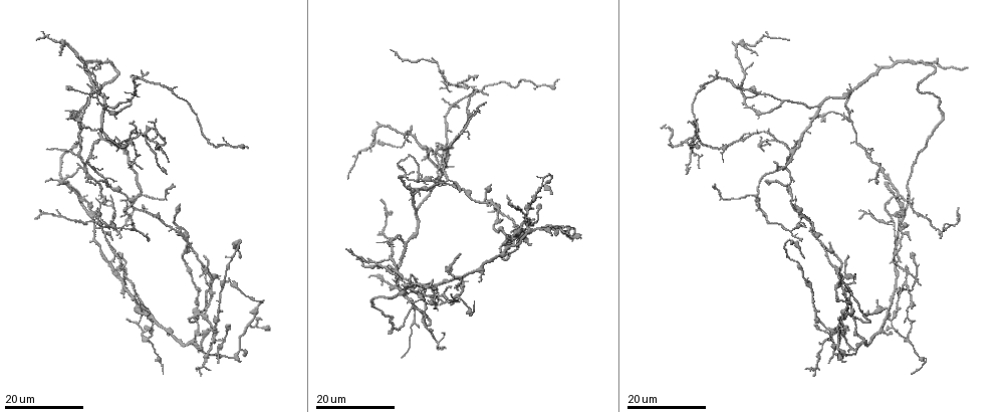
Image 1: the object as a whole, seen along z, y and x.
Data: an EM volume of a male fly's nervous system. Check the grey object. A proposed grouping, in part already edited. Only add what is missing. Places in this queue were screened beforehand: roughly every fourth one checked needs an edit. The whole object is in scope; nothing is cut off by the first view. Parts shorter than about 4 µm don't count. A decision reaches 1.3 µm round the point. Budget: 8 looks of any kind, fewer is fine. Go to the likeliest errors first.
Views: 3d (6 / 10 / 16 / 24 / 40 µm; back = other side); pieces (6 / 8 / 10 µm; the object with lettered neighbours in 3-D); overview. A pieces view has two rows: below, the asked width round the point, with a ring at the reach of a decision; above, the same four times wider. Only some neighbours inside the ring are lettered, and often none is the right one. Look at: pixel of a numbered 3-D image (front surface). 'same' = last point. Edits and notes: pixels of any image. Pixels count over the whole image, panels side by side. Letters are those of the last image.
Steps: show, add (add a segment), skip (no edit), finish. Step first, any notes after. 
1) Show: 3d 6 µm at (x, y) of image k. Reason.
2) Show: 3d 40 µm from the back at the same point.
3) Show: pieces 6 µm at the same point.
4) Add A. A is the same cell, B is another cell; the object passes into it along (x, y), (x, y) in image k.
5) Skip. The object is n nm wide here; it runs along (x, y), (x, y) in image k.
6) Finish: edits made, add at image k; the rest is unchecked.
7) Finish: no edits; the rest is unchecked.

Show: 3d 16 µm at (401, 355) of image 1. End of a long branch.

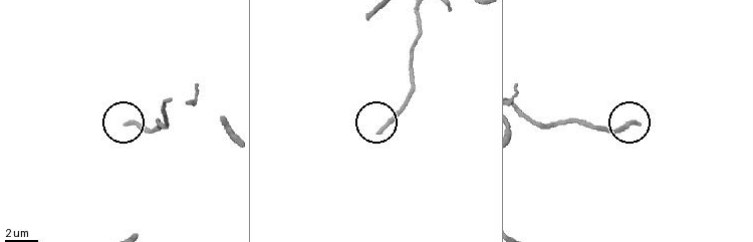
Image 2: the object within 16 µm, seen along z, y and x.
Show: pieces 8 µm at (379, 129) of image 2. See the neighbours.

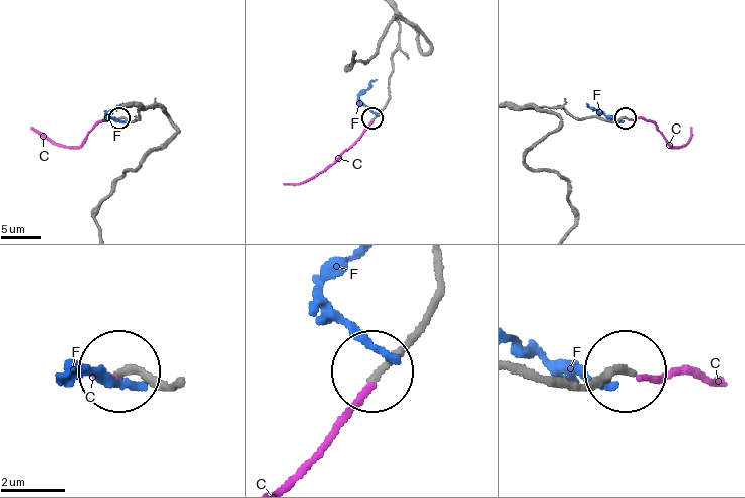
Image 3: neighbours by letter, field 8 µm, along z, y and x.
Skip. The object is 210 nm wide here; C and F are other cells; it runs along (551, 376), (591, 384), (621, 376) in image 3; none of them fits.

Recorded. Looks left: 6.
Show: 3d 16 µm at (505, 195) of image 1.

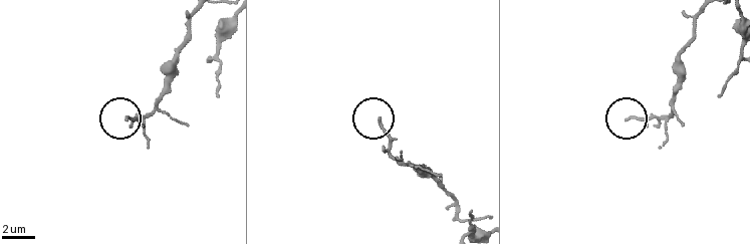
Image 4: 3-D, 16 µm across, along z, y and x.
Show: pieces 10 µm at (379, 119) of image 4.

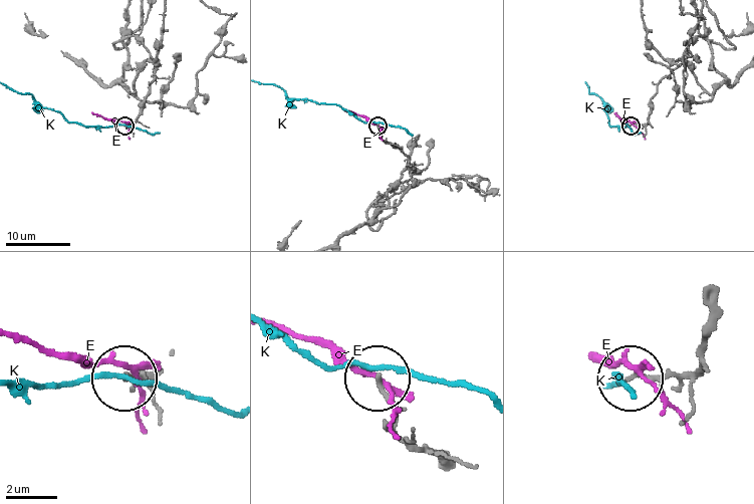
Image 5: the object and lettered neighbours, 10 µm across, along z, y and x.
Skip. E and K are other cells; no lettered segment goes on from it.

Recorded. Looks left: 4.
Show: 3d 16 µm at (458, 254) of image 1. An open end.

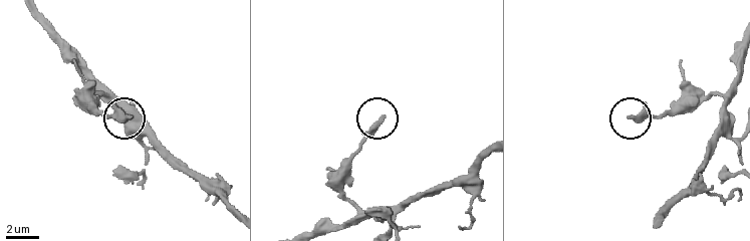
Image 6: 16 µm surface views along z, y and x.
Show: pieces 10 µm at (629, 115) of image 6.

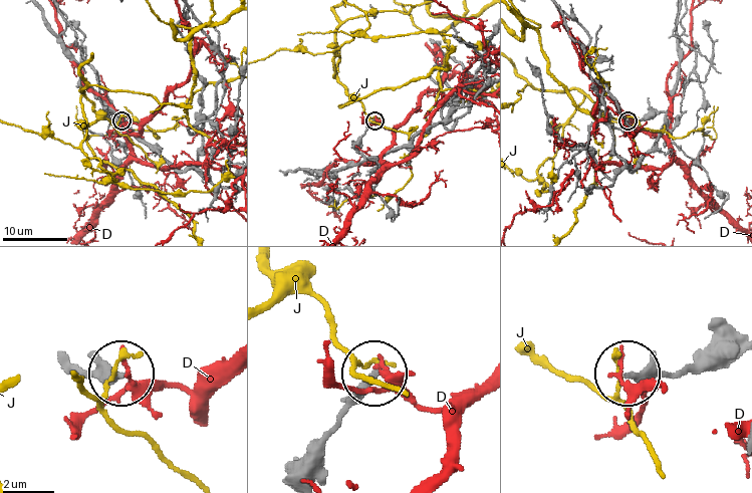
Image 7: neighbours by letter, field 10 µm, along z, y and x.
Skip. D and J are other cells; it runs along (733, 352), (707, 352), (668, 373), (632, 373) in image 7; no lettered segment goes on from it.

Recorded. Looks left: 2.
Show: 3d 16 µm at (525, 229) of image 1. Tapers out.

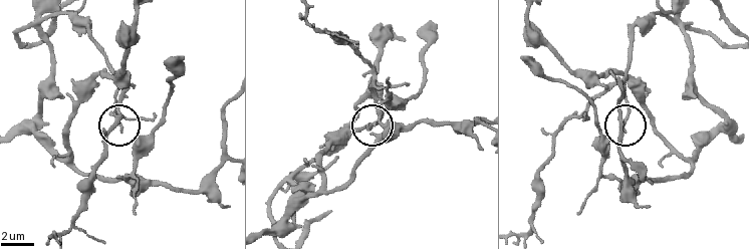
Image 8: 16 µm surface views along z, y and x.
Show: pieces 10 µm at (373, 123) of image 8.

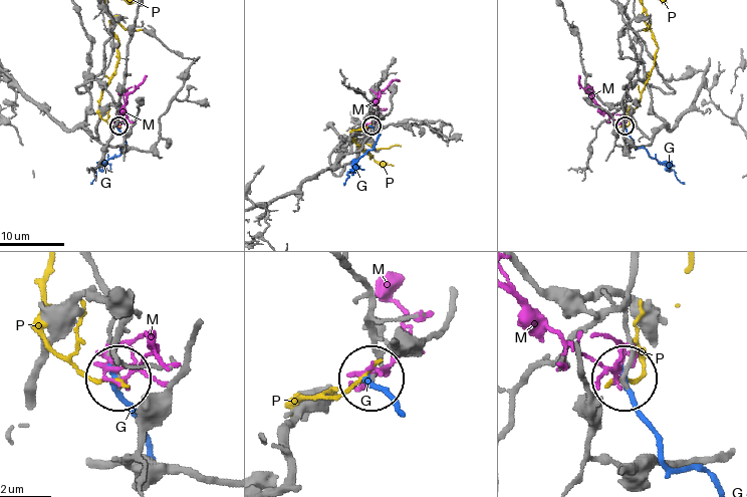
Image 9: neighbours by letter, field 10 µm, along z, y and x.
Skip. G, M and P are other cells; no lettered segment goes on from it.

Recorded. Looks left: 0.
Finish: no edits; the rest is unchecked.

